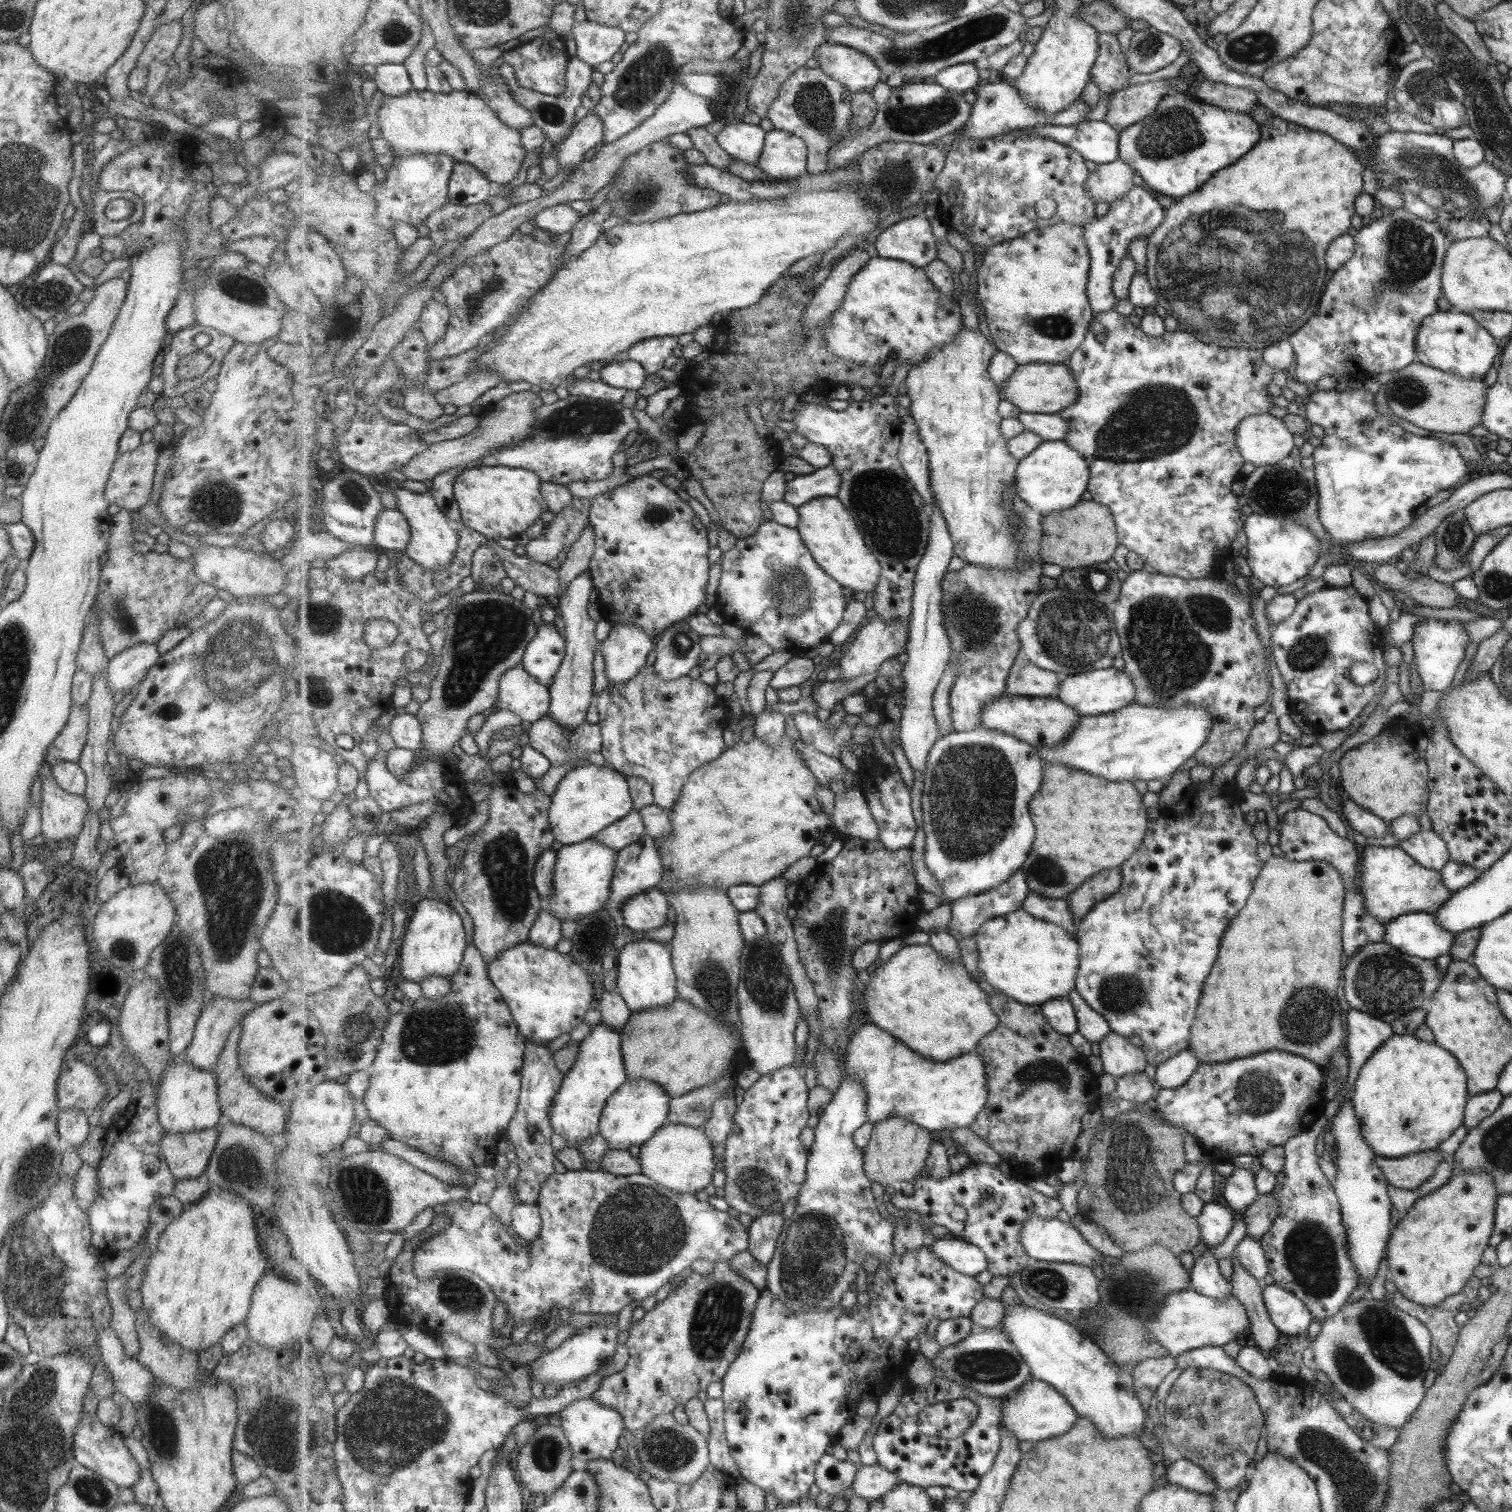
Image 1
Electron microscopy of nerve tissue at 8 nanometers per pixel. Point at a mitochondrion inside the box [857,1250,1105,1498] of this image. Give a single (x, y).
(982, 1366)

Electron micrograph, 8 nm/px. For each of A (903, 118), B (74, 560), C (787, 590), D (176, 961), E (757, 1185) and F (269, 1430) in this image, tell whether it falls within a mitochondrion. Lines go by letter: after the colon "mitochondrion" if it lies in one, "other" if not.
A: mitochondrion
B: other
C: mitochondrion
D: mitochondrion
E: mitochondrion
F: mitochondrion

